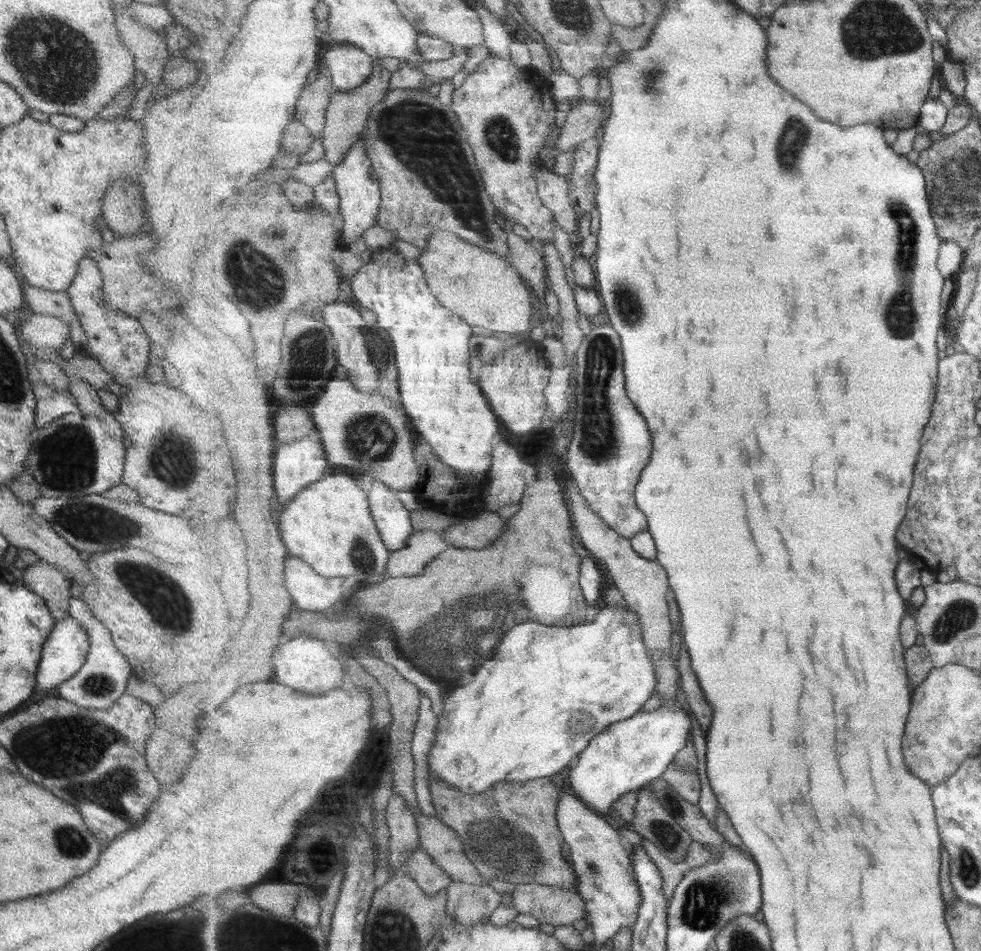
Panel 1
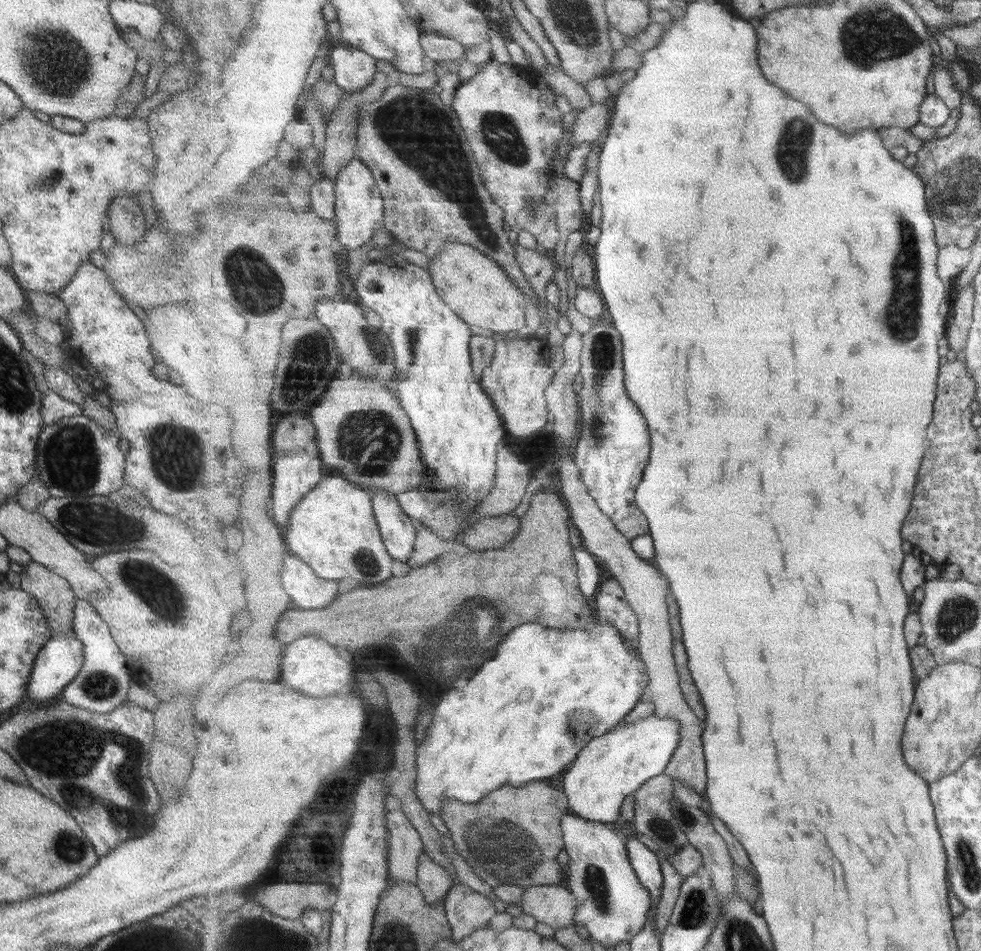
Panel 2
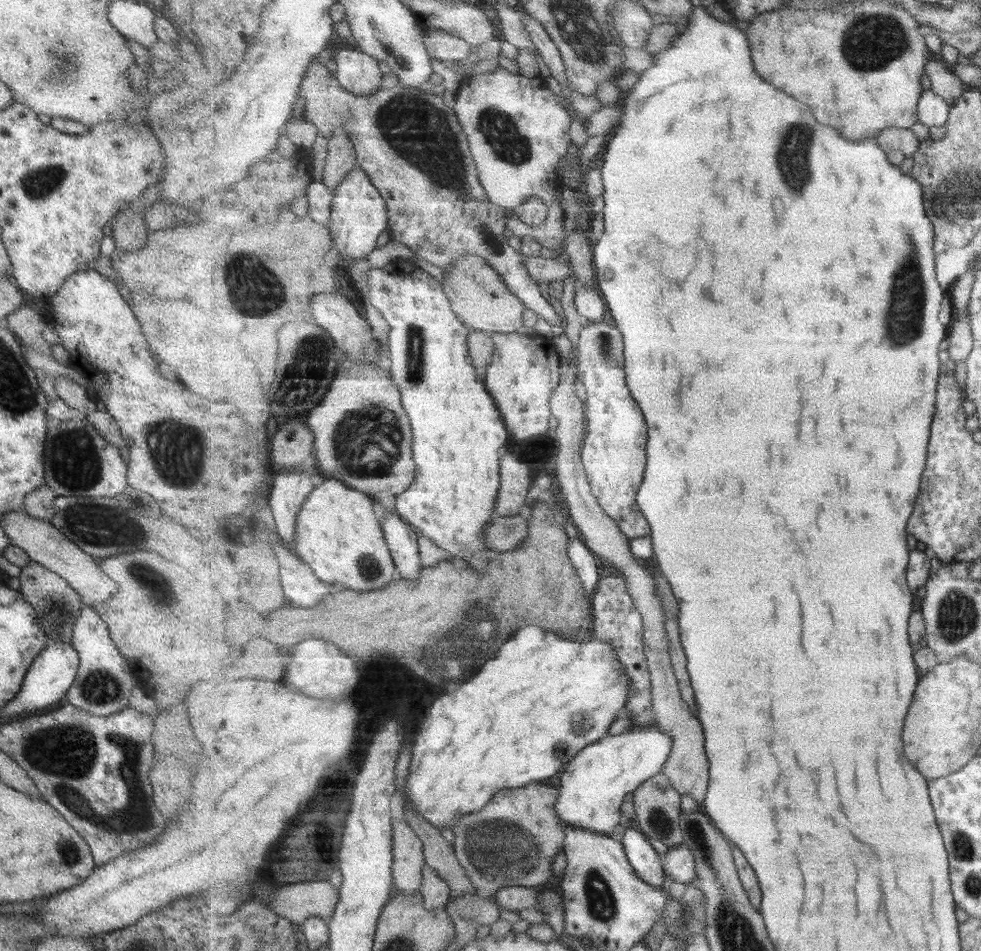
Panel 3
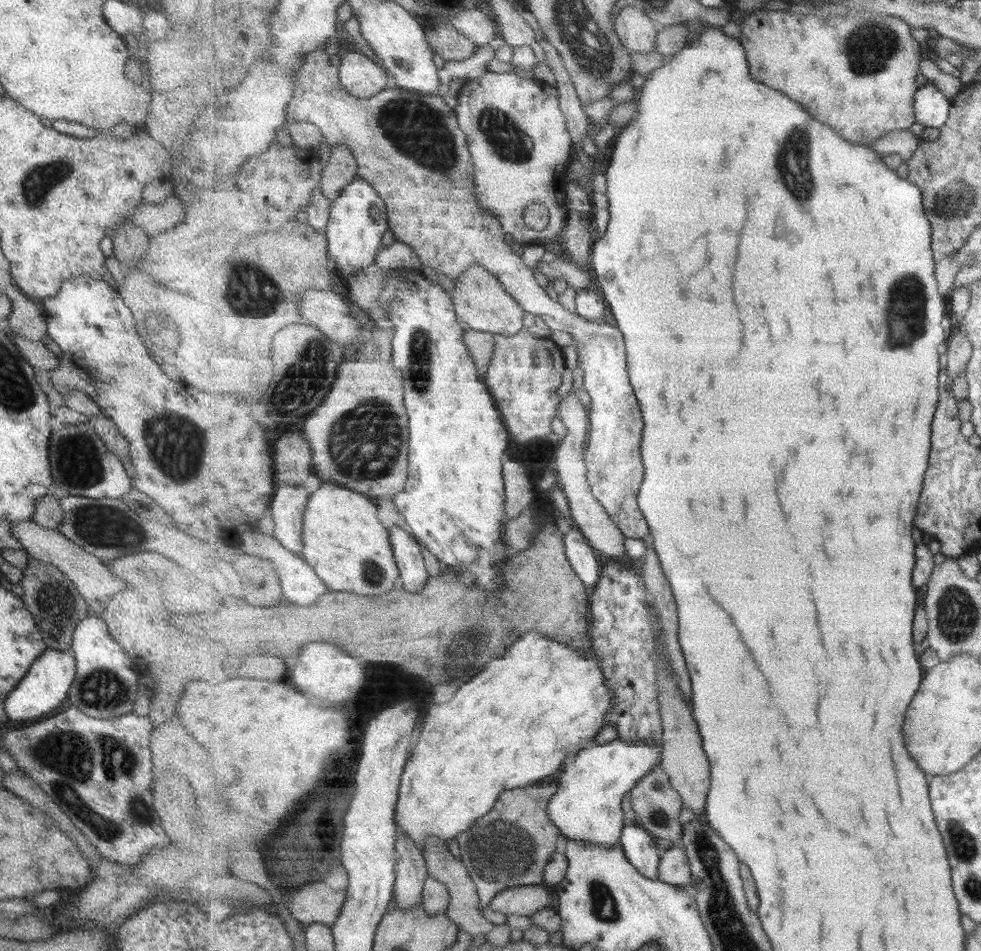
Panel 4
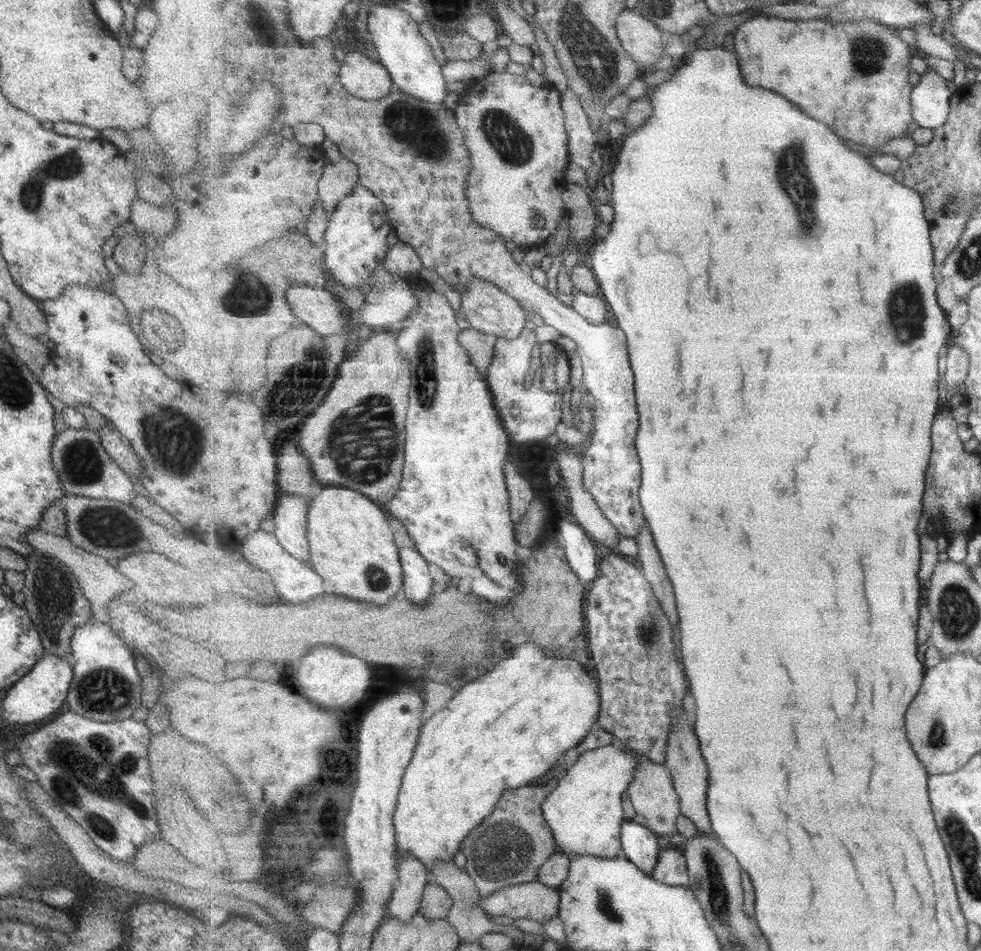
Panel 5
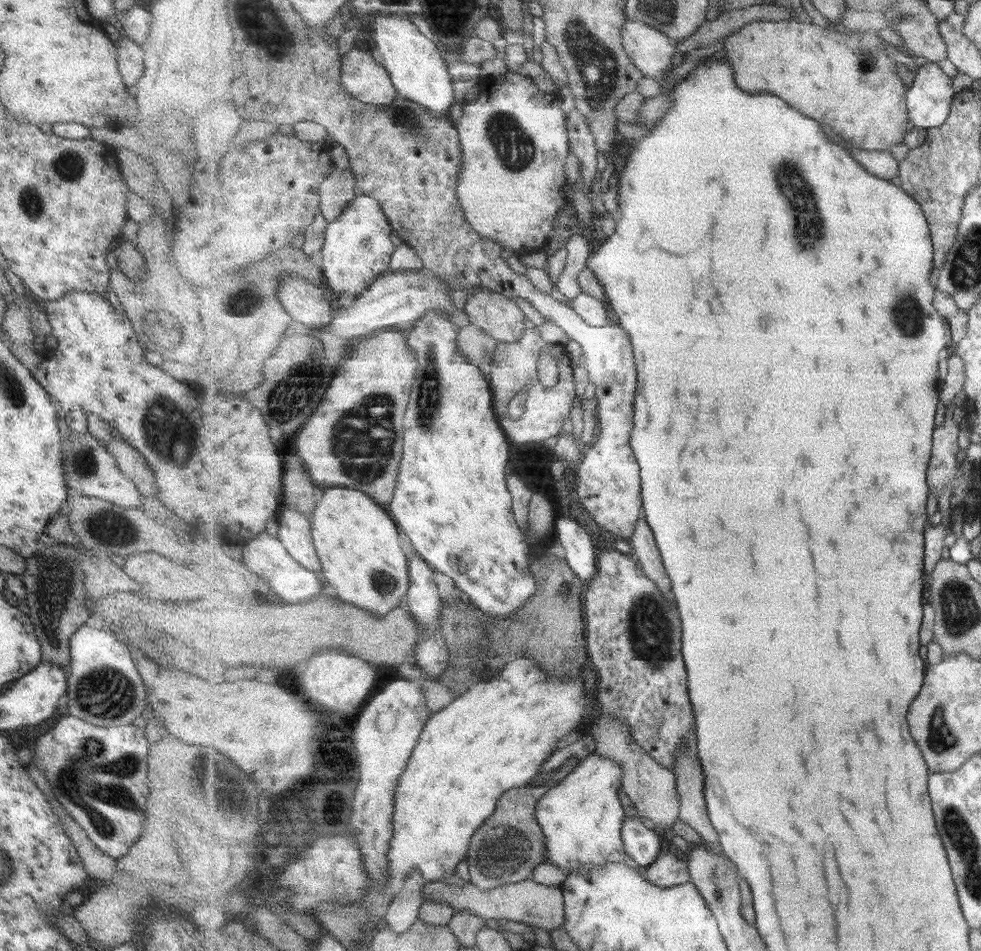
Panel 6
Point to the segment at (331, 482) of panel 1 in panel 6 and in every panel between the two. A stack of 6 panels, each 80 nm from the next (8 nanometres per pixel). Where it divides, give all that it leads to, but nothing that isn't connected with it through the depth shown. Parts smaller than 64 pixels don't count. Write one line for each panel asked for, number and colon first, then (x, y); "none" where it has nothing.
2: (334, 528)
3: (338, 534)
4: (344, 541)
5: (353, 548)
6: (357, 540)

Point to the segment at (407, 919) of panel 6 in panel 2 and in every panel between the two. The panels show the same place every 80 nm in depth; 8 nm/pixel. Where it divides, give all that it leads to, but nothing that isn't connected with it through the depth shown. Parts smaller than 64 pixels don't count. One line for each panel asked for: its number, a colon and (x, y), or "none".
2: (405, 846)
3: (409, 860)
4: (412, 872)
5: (414, 876)

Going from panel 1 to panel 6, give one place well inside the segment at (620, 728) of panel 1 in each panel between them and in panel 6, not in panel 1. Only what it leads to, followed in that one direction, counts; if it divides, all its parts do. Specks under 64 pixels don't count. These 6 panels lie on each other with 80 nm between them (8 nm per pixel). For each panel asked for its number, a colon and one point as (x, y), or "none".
2: (613, 766)
3: (593, 786)
4: (588, 805)
5: (586, 812)
6: (582, 816)

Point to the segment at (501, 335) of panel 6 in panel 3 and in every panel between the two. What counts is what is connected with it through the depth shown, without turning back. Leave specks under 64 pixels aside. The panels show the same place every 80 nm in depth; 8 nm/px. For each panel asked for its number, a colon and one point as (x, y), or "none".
3: (481, 298)
4: (481, 301)
5: (486, 307)

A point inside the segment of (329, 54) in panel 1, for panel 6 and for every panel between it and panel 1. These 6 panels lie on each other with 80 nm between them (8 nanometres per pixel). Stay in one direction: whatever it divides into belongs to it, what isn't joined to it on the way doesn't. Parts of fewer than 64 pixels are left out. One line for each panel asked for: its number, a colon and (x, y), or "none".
2: (355, 70)
3: (359, 73)
4: (362, 77)
5: (364, 78)
6: (366, 80)

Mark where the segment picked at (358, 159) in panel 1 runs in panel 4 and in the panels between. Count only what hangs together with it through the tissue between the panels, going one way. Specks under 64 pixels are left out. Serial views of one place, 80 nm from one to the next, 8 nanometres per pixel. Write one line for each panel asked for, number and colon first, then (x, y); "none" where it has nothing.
2: (360, 204)
3: (359, 213)
4: (359, 218)

